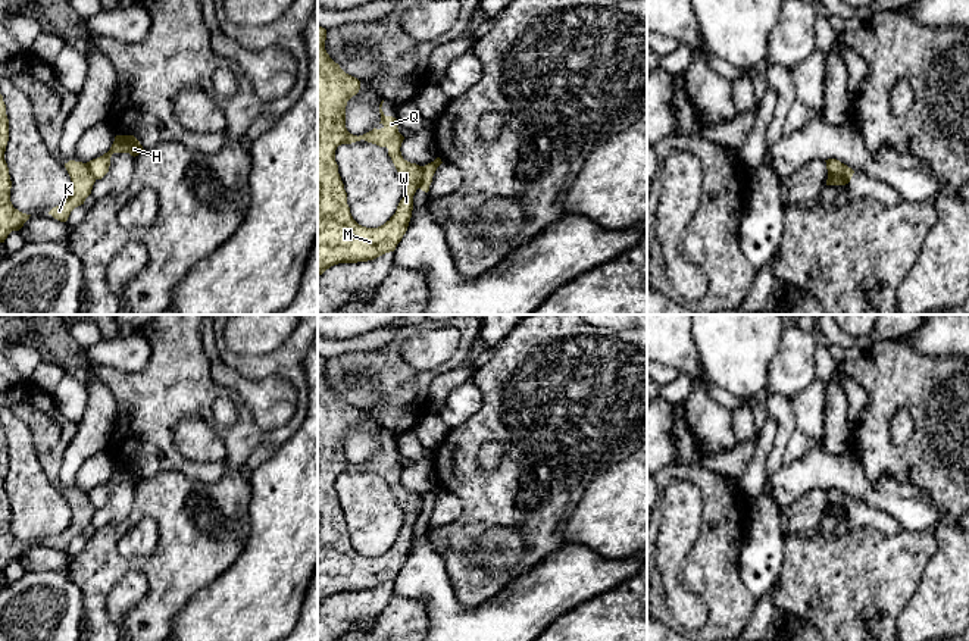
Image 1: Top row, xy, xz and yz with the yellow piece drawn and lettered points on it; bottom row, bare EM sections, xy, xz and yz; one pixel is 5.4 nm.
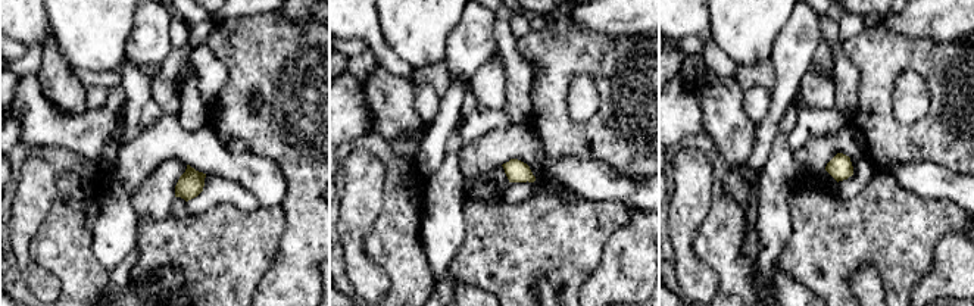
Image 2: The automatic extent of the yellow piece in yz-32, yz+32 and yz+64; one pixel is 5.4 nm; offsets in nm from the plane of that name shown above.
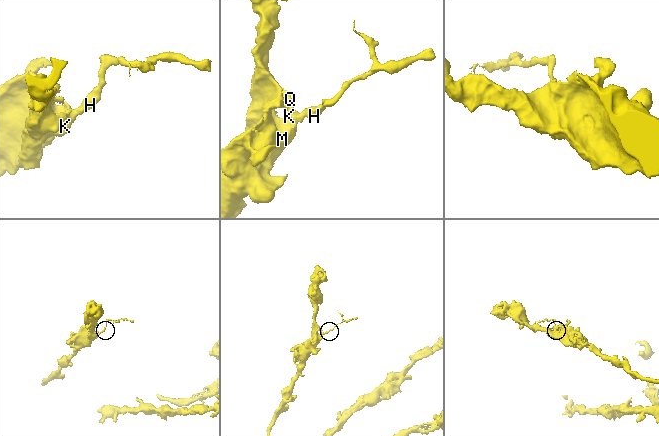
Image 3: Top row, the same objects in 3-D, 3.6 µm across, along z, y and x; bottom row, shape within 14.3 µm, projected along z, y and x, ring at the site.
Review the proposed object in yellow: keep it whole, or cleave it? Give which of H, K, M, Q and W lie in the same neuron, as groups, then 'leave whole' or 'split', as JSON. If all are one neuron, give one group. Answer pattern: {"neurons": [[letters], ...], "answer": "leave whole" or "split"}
{"neurons": [["H"], ["K", "M", "Q", "W"]], "answer": "split"}

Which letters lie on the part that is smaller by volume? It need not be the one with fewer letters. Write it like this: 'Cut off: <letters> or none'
Cut off: H

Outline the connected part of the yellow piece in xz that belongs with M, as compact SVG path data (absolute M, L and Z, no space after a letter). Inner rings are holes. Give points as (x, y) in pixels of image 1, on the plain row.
M318 356L318 607L331 595L338 592L357 592L373 590L385 582L394 581L407 560L412 540L413 525L422 512L422 495L403 488L400 476L404 466L398 462L398 451L393 445L385 445L382 432L379 434L381 459L373 457L363 465L353 465L346 457L347 431L360 419L360 410L346 403L325 379L326 359ZM365 469L379 476L388 478L401 510L404 515L404 526L400 529L396 542L378 557L366 557L359 554L347 534L347 522L338 503L335 491L335 479L341 473L351 473Z

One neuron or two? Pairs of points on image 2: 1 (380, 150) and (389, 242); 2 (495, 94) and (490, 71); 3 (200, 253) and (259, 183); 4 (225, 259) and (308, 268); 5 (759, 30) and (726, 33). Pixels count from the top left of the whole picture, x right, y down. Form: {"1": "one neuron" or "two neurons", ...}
{"1": "one neuron", "2": "one neuron", "3": "two neurons", "4": "two neurons", "5": "one neuron"}

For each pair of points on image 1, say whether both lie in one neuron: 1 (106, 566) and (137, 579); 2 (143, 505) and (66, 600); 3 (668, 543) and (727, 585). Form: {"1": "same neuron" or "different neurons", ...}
{"1": "different neurons", "2": "different neurons", "3": "different neurons"}

